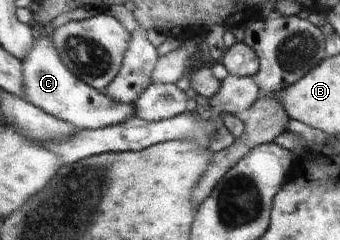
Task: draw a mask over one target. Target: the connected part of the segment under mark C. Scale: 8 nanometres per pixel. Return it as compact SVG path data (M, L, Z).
M50 36L36 37L24 59L25 100L58 119L67 121L82 130L95 130L120 123L133 115L134 104L112 101L106 94L98 93L93 87L77 78L59 58L60 52Z

